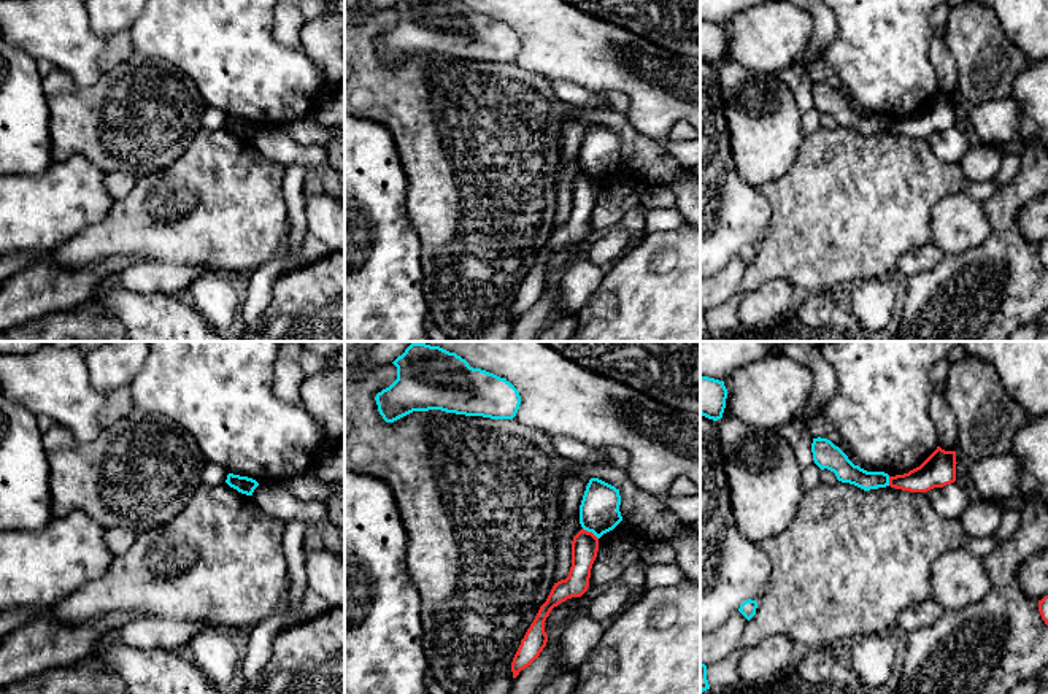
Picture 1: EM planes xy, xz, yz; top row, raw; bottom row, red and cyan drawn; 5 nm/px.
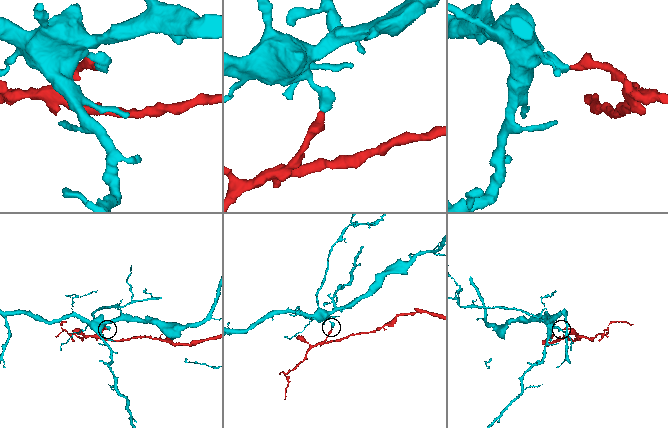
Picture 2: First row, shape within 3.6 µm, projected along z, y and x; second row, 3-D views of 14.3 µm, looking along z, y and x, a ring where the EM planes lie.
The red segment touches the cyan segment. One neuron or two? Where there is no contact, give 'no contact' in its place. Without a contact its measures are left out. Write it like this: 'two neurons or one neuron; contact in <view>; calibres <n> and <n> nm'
two neurons; contact in xz; calibres 140 and 200 nm

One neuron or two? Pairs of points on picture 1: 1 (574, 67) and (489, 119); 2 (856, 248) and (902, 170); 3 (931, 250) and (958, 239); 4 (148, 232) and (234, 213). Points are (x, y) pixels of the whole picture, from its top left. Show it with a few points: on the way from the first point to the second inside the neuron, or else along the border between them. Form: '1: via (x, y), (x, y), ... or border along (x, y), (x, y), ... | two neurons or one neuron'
1: border along (513, 62), (540, 73), (547, 80) | two neurons
2: via (856, 229), (856, 216), (883, 189) | one neuron
3: border along (931, 240), (945, 253) | two neurons
4: via (169, 229), (188, 221), (196, 213), (213, 213) | one neuron

